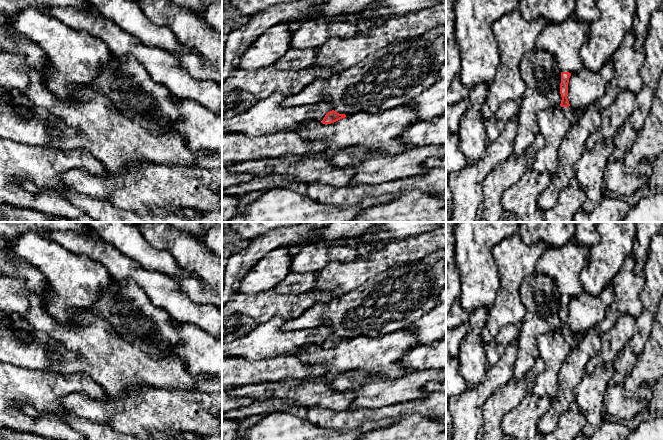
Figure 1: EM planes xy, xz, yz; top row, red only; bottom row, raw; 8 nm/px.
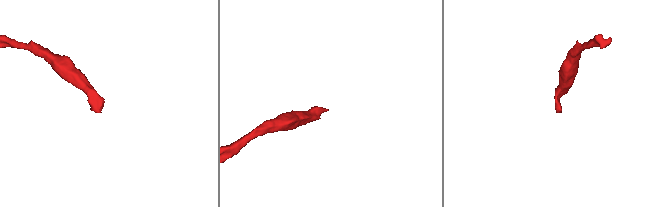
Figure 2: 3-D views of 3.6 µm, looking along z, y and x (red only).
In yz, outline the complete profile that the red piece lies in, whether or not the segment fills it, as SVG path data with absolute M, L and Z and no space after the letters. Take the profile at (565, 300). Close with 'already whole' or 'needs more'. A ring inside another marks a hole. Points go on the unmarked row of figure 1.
M561 296L561 307L560 307L560 318L562 321L561 324L561 332L563 334L563 337L565 341L570 345L571 348L574 348L579 339L579 335L575 335L569 328L567 319L568 319L568 307L569 307L569 302L571 300L571 297L569 296Z; needs more

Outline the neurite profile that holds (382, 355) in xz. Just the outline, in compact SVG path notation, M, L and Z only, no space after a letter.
M398 330L378 338L354 338L331 348L311 346L296 355L305 364L328 368L327 374L316 381L331 383L350 371L367 371L398 378L409 372L401 365L402 357L417 345L414 332Z

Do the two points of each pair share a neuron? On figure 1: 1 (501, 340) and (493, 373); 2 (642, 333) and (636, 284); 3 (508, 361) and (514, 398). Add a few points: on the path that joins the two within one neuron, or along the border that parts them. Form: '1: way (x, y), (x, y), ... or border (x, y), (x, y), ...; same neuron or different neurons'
1: border (509, 345), (501, 358), (487, 369); different neurons
2: border (642, 290), (639, 296), (642, 310), (635, 319); different neurons
3: border (513, 376), (493, 392); different neurons

